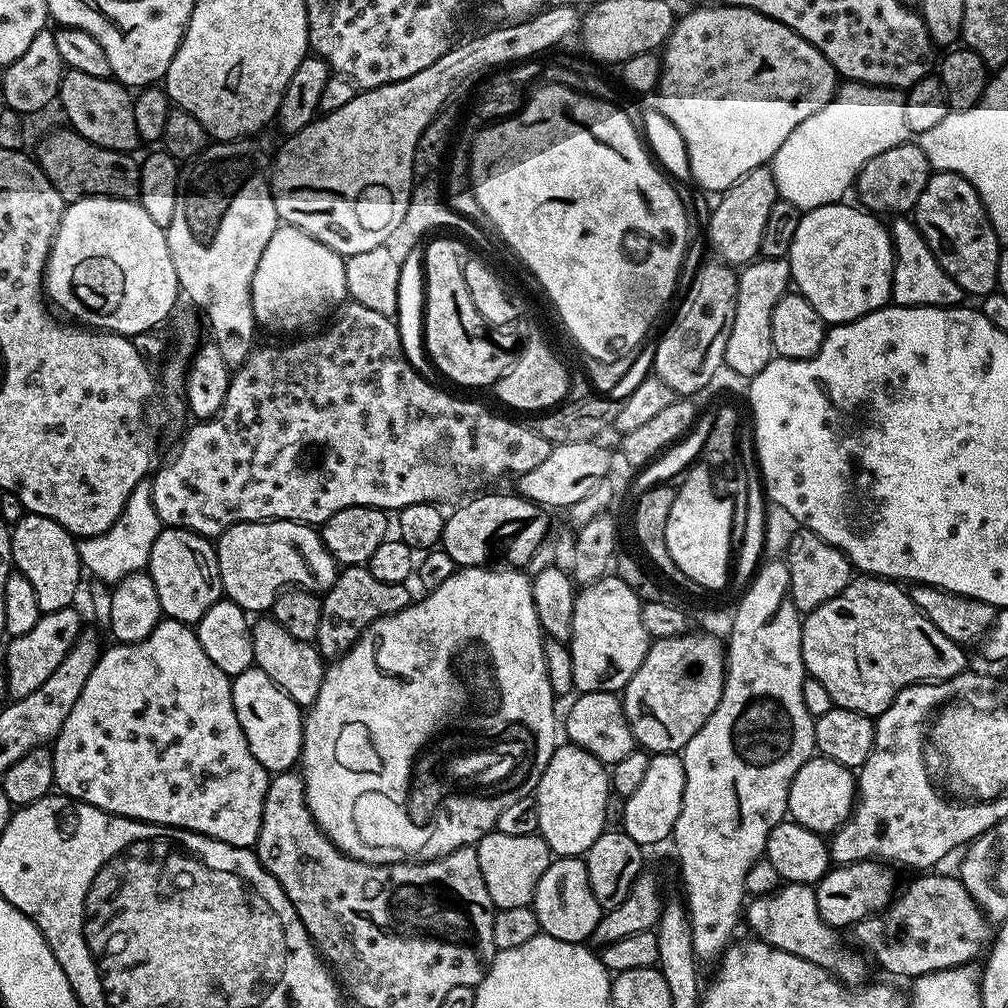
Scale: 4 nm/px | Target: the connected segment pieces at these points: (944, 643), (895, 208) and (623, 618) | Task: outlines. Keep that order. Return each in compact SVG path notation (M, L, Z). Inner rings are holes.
M860 574L830 602L803 617L804 671L826 686L835 707L875 718L903 688L952 679L969 667L965 649L946 638L900 588L891 580Z
M905 142L870 158L866 166L856 175L854 196L867 211L873 214L896 212L892 214L908 214L915 209L922 190L926 190L926 182L932 177L933 168L922 154L919 143Z
M607 574L577 591L570 641L577 693L619 693L628 685L638 666L642 666L650 637L646 634L646 626L642 626L641 603L636 592L614 574Z

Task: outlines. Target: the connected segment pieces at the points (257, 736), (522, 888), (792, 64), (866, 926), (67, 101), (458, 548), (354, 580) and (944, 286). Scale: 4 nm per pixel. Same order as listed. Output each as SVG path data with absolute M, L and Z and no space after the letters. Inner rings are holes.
M258 667L248 668L238 676L231 677L234 714L238 714L238 726L246 734L250 754L258 758L261 766L269 772L287 772L297 767L304 751L304 716L301 705L296 704Z
M493 830L487 832L478 841L475 849L480 876L486 882L486 890L490 894L493 905L497 909L529 905L534 890L538 886L538 878L542 878L550 863L548 843L538 834L523 836L522 834L502 834Z
M705 6L705 8L696 8L693 12L686 13L685 16L681 15L676 25L672 27L672 33L668 35L668 40L662 49L660 83L656 86L654 104L661 114L674 124L678 133L682 134L682 141L688 151L691 179L697 185L700 183L708 192L723 194L727 188L734 187L746 174L750 174L750 170L765 167L771 161L772 155L780 149L782 142L786 142L786 138L790 138L790 134L794 134L794 130L802 126L806 118L818 114L818 110L822 110L830 103L837 91L838 77L832 63L817 48L810 46L806 38L794 34L790 26L782 26L782 22L774 22L774 18L766 18L754 10L746 10L738 6Z
M932 874L917 875L920 877L887 908L855 925L856 936L864 943L863 951L869 957L872 955L892 976L915 978L971 965L971 960L980 951L983 953L989 943L989 921L963 882L955 875L928 875Z
M68 70L60 83L58 104L64 107L72 131L82 134L82 138L110 150L135 153L142 141L138 126L134 126L133 99L133 93L115 79Z
M519 495L480 496L461 503L453 516L444 522L444 533L440 539L442 551L450 554L452 561L460 568L479 568L487 565L488 560L503 544L508 544L508 560L513 569L520 570L532 560L532 555L540 548L544 535L548 532L545 509L539 504Z
M364 566L345 567L337 575L334 586L322 596L322 618L318 622L318 634L314 641L320 655L328 662L339 660L376 620L393 616L408 607L414 600L414 596L408 593L408 587L407 583L378 582L378 578L374 578L374 574L370 574Z
M896 218L890 224L892 234L892 249L896 255L892 271L892 300L905 308L914 306L938 306L939 308L954 308L963 305L966 293L960 289L958 282L942 270L938 258L930 250L924 236L916 229L915 223L908 218Z

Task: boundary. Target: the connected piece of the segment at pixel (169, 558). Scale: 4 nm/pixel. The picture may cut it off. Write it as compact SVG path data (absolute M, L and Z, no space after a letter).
M161 527L158 538L154 540L146 571L154 582L154 590L158 590L160 611L169 620L195 626L202 614L222 599L224 587L218 570L215 543L197 532Z

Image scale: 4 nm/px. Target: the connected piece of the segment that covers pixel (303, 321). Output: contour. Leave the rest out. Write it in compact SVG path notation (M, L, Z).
M277 227L274 238L266 242L266 250L258 262L252 283L252 305L257 325L268 332L296 332L292 334L308 334L319 329L349 299L344 261L345 257L330 250L330 246L322 246L322 242L310 234L297 228Z

